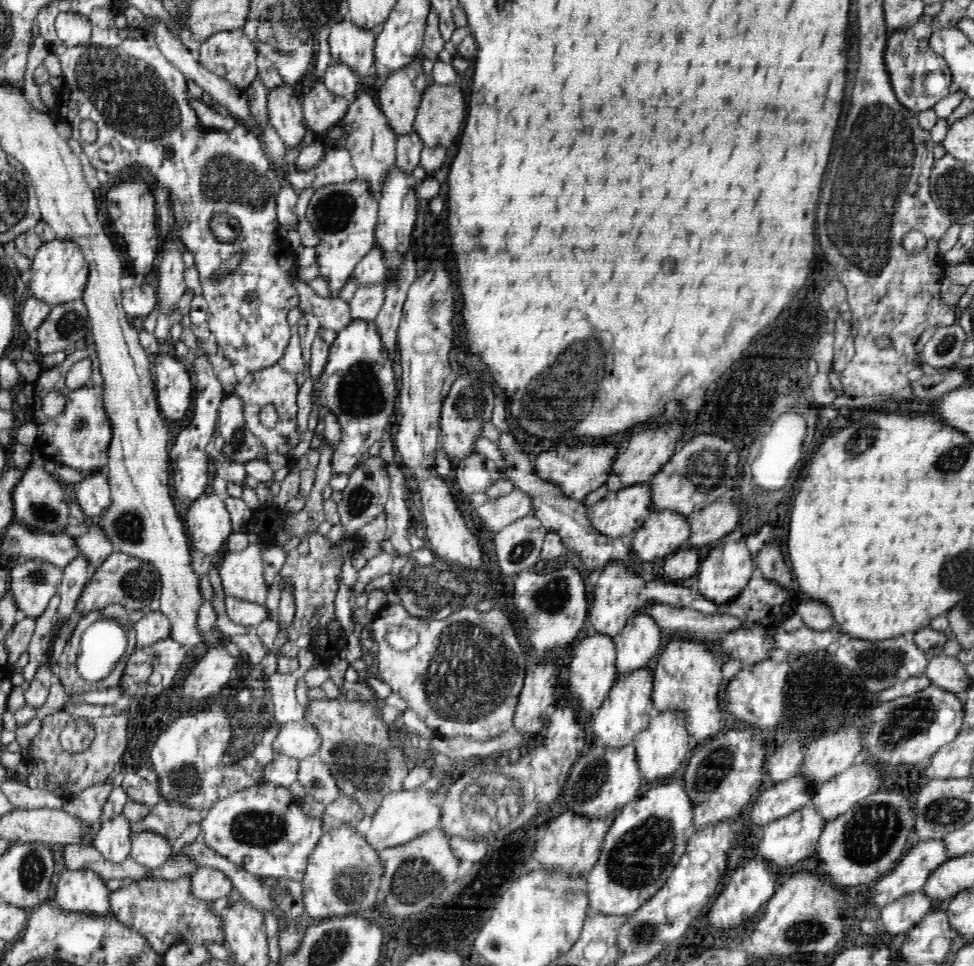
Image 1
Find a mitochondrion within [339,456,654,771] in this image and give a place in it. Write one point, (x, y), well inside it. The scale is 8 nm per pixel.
(471, 672)

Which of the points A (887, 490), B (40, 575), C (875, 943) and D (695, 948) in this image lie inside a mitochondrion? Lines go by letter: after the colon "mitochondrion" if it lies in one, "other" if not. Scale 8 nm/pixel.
A: other
B: mitochondrion
C: other
D: other

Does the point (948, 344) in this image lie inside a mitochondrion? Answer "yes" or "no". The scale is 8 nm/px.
yes

